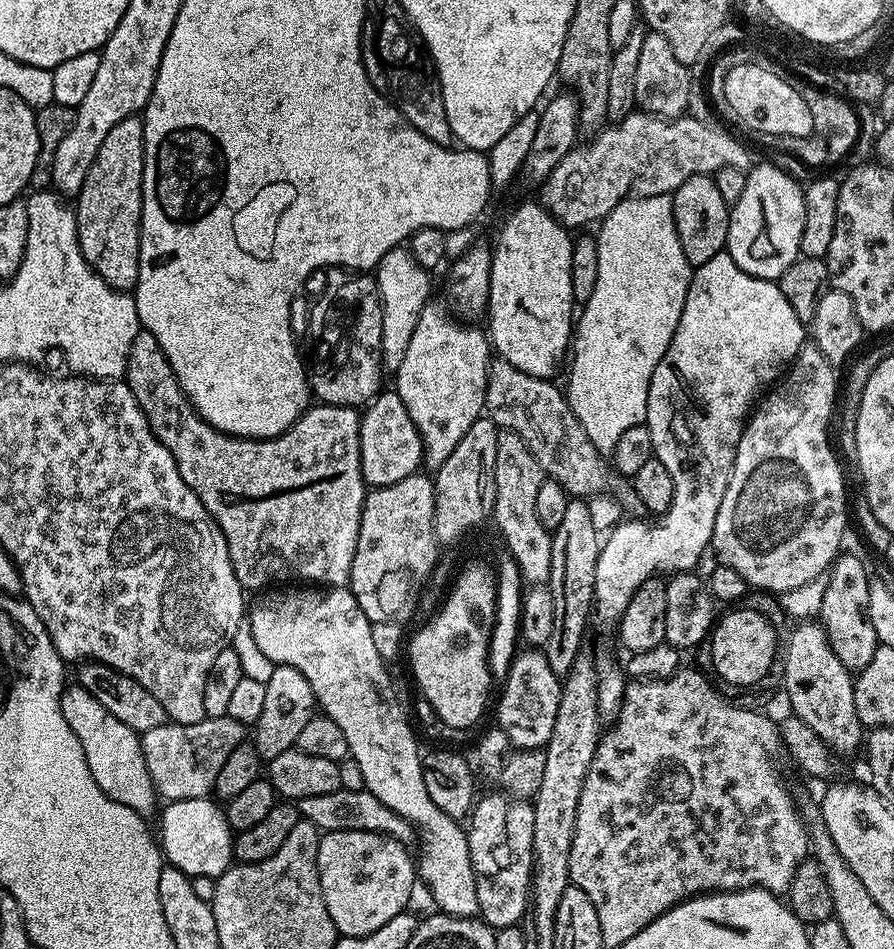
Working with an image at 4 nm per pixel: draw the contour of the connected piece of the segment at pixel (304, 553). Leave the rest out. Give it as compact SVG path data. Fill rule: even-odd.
M143 330L134 338L134 346L130 346L126 382L142 410L142 414L146 414L146 422L150 422L150 430L158 438L158 442L162 442L162 446L166 446L166 450L170 450L174 462L178 466L178 474L182 478L182 482L186 482L186 486L190 486L190 490L194 490L194 494L198 494L202 506L206 506L212 520L222 530L222 534L226 538L230 562L234 566L234 574L238 578L241 588L264 590L269 586L279 585L281 582L311 582L316 586L347 585L350 578L350 566L354 562L354 550L358 546L358 526L362 518L362 506L366 495L362 462L360 461L361 413L357 409L317 403L315 406L309 407L308 411L303 412L282 435L274 436L270 440L248 440L244 436L228 436L224 432L217 432L198 415L195 406L186 398L166 354L162 354L162 346L158 346L158 338L154 338L154 334Z

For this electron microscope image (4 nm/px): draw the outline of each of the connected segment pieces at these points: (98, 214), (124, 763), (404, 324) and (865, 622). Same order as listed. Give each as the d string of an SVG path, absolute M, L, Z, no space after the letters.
M139 115L127 116L106 134L98 154L86 174L80 192L74 197L76 225L80 235L82 254L90 267L98 273L111 288L118 292L135 289L140 261L140 219L144 197L144 121Z
M72 682L65 687L62 698L62 718L74 730L78 742L82 742L82 754L86 754L86 762L90 766L90 774L98 786L114 802L122 802L122 806L130 806L130 810L141 814L158 803L156 787L150 778L150 770L146 770L146 758L140 745L141 733L130 730L126 722L114 718L90 690L86 690L79 682Z
M404 246L390 250L390 254L386 254L386 258L382 258L382 262L374 269L376 295L380 298L382 310L380 363L385 373L396 373L398 366L402 366L402 358L406 358L410 338L414 338L414 326L418 326L418 318L433 295L432 280L428 276L431 276L429 269L418 266L418 262Z
M841 554L836 557L826 575L826 594L822 594L818 620L828 636L834 654L838 654L838 662L842 662L842 666L855 674L867 666L870 658L874 658L874 650L878 647L874 622L870 622L868 613L870 573L858 557Z

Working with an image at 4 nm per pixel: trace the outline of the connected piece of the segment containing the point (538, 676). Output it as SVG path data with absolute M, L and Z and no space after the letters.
M524 650L515 657L509 666L507 676L502 680L504 693L500 696L500 705L496 708L495 723L510 738L516 748L529 750L543 749L554 730L554 717L558 715L561 677L550 670L543 651Z

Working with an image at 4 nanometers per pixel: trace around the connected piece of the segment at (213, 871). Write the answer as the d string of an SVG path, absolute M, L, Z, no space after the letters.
M199 796L189 800L174 800L163 805L164 813L160 816L160 832L158 828L158 843L162 849L162 856L171 867L182 870L188 876L221 876L234 863L232 841L234 833L224 816L224 809L215 799Z

